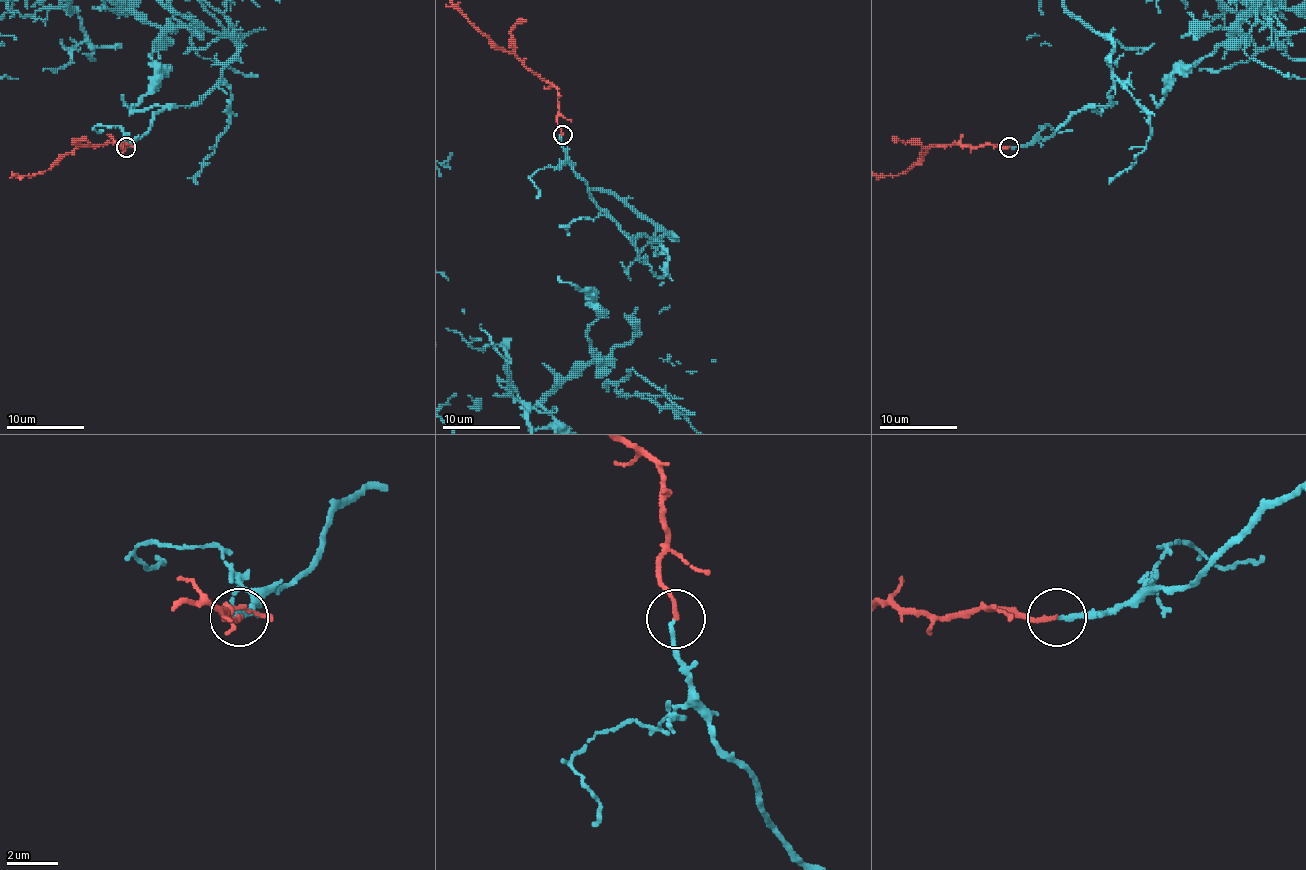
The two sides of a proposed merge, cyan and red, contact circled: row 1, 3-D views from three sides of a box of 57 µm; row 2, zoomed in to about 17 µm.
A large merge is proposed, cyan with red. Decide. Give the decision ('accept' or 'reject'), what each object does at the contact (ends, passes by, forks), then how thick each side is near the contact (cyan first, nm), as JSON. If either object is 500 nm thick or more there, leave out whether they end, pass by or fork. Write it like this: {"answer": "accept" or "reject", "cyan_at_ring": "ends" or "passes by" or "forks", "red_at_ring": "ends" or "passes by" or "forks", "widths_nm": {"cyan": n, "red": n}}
{"answer": "reject", "cyan_at_ring": "ends", "red_at_ring": "ends", "widths_nm": {"cyan": 190, "red": 180}}

